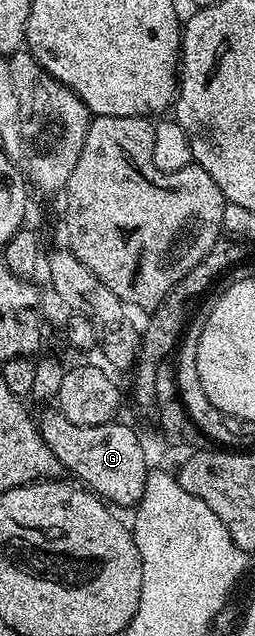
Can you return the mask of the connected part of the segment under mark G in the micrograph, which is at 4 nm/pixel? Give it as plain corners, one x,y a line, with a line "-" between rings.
50,410
45,417
40,417
39,427
43,441
47,442
55,458
59,458
62,469
70,472
70,477
76,478
110,505
132,509
143,498
143,486
151,465
145,461
145,448
140,438
121,423
75,426
75,422
70,422
63,413

